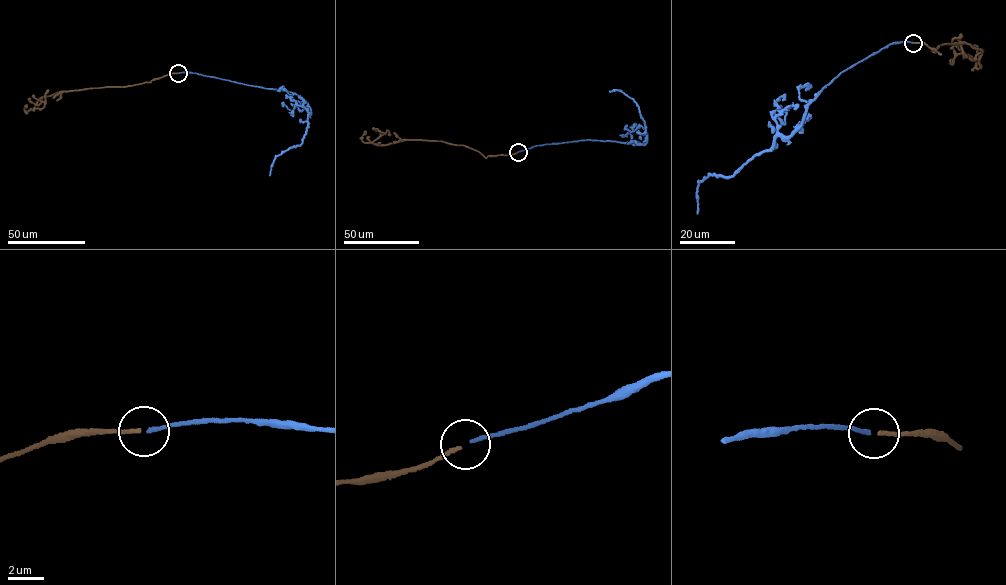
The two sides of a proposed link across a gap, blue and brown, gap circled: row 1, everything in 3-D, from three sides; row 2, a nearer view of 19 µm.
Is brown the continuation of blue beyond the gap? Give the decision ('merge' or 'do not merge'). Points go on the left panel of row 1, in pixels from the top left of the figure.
merge

